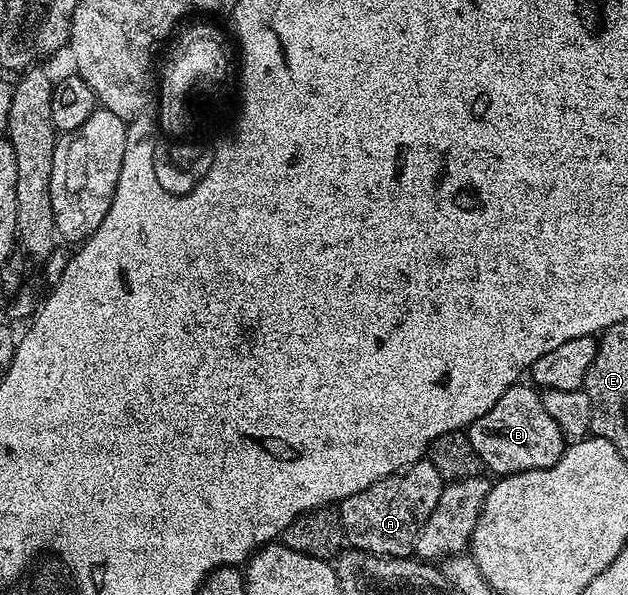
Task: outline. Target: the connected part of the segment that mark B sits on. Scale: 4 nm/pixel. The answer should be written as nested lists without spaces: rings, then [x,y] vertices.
[[[522,384],[510,385],[508,391],[504,391],[496,403],[492,403],[489,411],[468,427],[472,451],[476,451],[483,466],[487,470],[490,468],[489,472],[494,475],[552,467],[568,444],[566,434],[556,427],[556,419],[544,411],[539,390]]]

